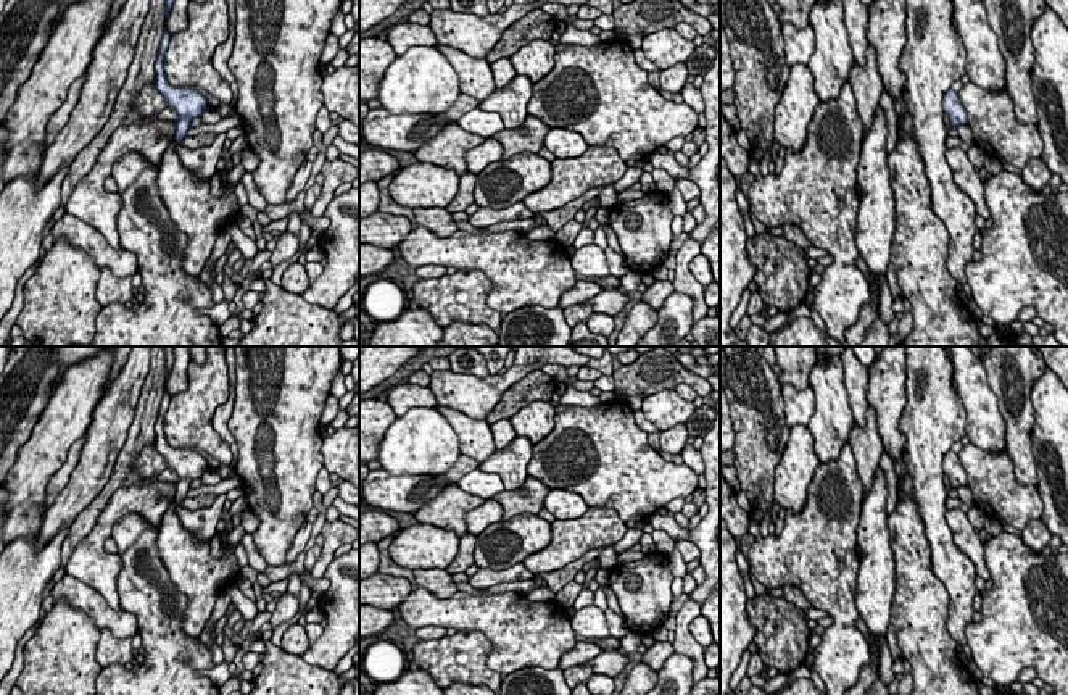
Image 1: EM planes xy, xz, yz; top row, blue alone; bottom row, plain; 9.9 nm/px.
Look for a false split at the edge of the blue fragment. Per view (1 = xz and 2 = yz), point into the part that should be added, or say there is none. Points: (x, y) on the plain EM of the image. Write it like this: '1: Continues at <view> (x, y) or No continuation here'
1: No continuation here
2: No continuation here

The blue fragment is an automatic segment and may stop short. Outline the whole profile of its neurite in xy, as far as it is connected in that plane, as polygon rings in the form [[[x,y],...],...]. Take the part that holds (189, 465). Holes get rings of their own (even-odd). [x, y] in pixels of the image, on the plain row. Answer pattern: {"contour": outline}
{"contour": [[[164,389],[158,419],[155,422],[155,447],[164,456],[168,468],[174,469],[179,476],[176,481],[174,503],[180,524],[200,540],[209,540],[217,532],[217,522],[221,521],[221,514],[224,511],[222,506],[227,497],[222,493],[216,497],[211,506],[201,510],[187,510],[180,505],[180,501],[187,497],[190,482],[197,477],[201,477],[206,471],[209,471],[209,468],[200,453],[187,448],[174,448],[168,443],[163,422],[169,400],[171,395]]]}

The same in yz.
{"contour": [[[954,450],[946,453],[942,469],[950,481],[950,489],[957,490],[962,485],[967,485],[967,474],[958,461],[958,455]]]}

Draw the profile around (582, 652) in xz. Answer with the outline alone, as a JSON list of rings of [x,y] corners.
[[[577,642],[577,645],[564,653],[559,661],[559,669],[565,671],[580,666],[585,661],[596,658],[602,650],[596,643]]]

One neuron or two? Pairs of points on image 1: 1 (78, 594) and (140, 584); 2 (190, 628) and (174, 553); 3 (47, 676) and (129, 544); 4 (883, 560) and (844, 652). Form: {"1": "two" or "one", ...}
{"1": "two", "2": "one", "3": "two", "4": "two"}

